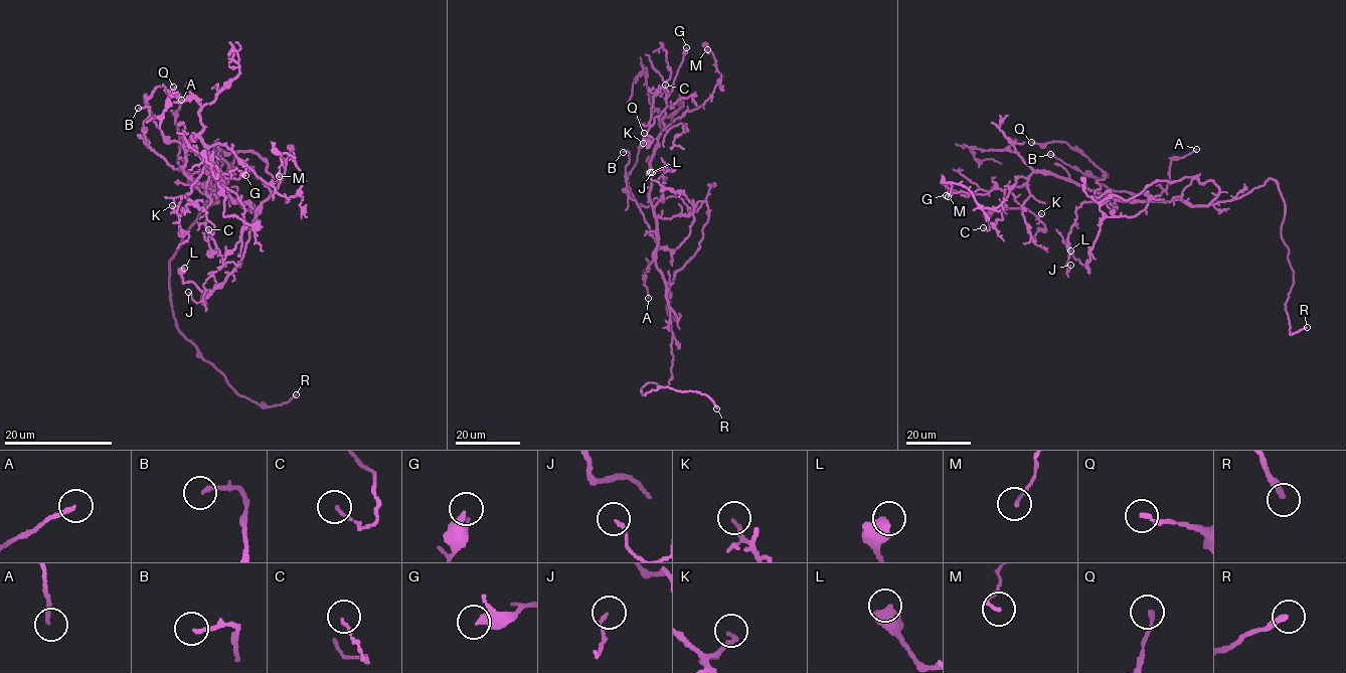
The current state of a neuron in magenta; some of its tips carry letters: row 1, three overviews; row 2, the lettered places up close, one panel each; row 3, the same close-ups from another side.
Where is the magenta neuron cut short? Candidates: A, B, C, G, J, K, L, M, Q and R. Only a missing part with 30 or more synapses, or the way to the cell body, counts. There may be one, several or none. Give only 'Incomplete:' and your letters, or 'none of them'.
Incomplete: R

